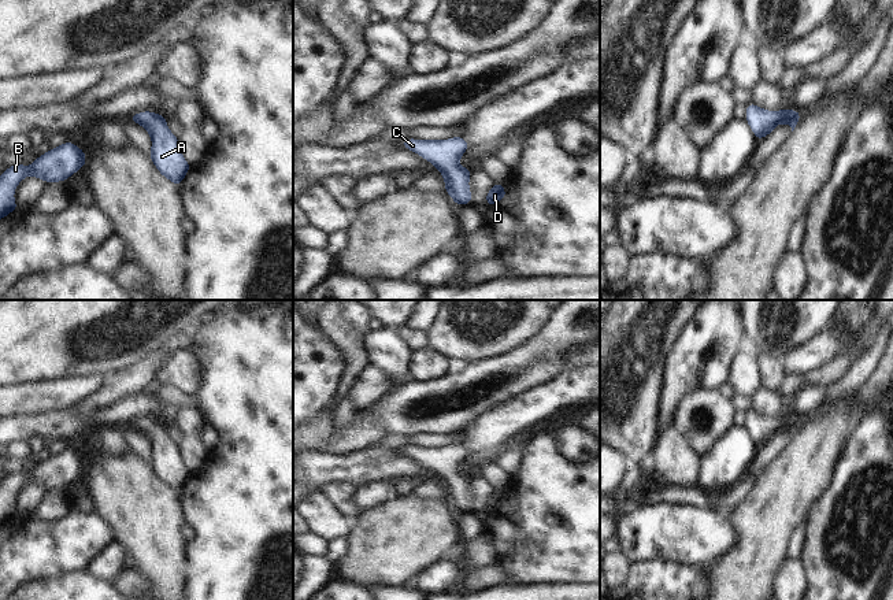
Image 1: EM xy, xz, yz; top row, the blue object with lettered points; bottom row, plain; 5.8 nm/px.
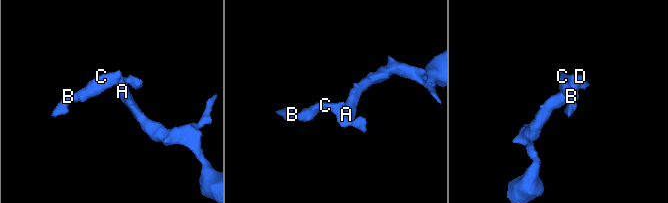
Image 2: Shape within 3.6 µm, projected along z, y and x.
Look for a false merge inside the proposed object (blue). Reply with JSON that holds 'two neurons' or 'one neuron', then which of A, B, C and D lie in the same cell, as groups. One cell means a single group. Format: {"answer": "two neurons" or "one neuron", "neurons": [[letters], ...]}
{"answer": "one neuron", "neurons": [["A", "B", "C", "D"]]}

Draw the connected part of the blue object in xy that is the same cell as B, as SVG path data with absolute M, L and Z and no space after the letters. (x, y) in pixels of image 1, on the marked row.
M70 141L49 149L27 167L14 163L0 175L0 221L7 214L16 211L18 205L14 200L14 192L23 178L33 175L45 182L67 181L85 163L85 152Z

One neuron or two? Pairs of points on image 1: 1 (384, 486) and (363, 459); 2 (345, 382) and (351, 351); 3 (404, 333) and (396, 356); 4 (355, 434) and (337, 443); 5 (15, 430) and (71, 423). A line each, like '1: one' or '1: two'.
1: two
2: one
3: two
4: one
5: one

